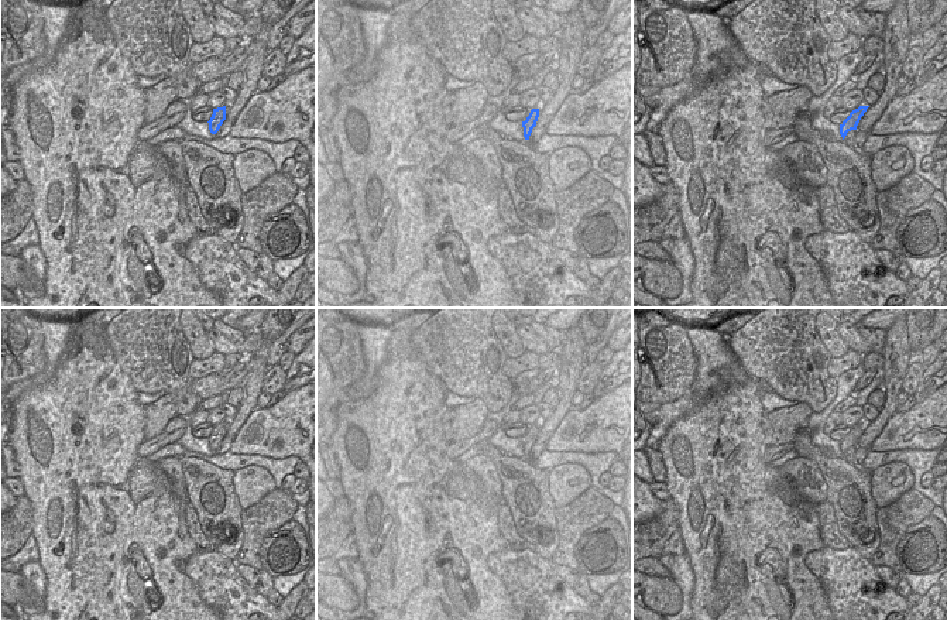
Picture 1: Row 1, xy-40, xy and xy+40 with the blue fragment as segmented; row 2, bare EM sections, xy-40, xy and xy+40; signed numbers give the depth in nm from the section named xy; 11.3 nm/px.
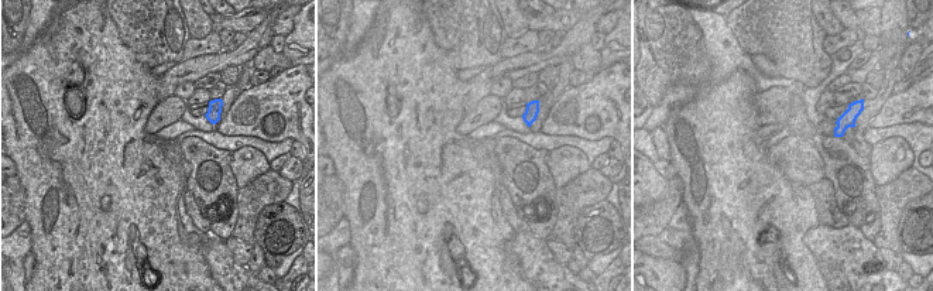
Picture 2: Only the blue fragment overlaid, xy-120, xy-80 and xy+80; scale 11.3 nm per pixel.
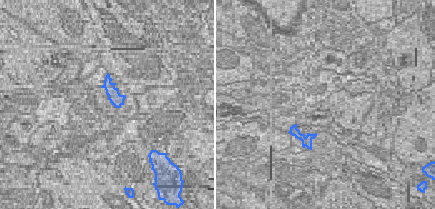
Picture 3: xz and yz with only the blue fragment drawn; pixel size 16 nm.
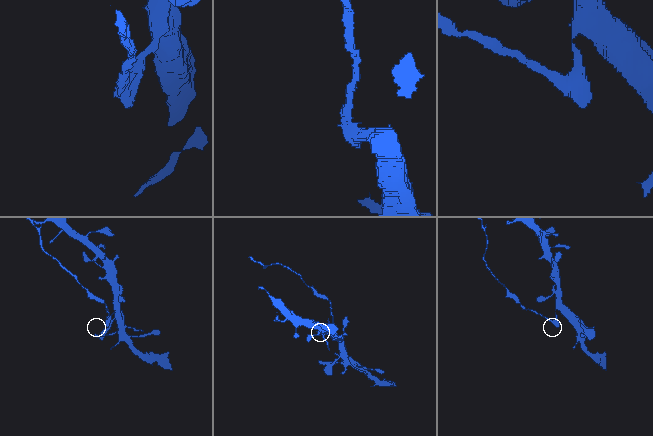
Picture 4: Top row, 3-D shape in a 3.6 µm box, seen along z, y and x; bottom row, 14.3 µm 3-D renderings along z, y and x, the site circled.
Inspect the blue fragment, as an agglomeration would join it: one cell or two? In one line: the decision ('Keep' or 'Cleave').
Cleave

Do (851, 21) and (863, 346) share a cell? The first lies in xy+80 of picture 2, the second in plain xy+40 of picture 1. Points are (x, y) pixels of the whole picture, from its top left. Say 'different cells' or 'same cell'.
same cell

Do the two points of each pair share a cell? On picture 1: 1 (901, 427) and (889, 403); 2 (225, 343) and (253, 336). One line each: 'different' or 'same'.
1: different
2: same

